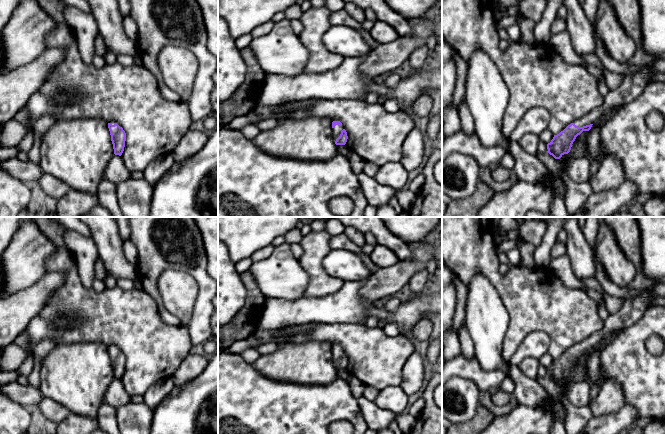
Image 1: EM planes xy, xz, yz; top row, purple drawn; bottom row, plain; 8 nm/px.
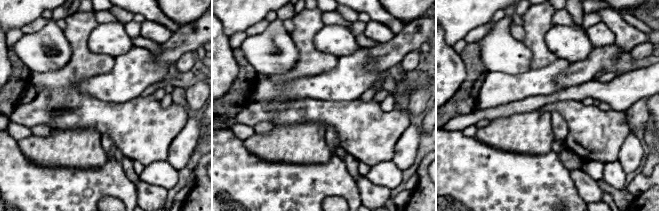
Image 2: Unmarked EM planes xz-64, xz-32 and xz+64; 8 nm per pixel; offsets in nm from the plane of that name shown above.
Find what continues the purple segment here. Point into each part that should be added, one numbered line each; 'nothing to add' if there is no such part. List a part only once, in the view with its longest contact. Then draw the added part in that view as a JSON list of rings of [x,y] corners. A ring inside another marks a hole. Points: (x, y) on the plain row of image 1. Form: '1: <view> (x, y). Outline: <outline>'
1: yz (632, 309). Outline: [[[665,284],[657,285],[634,299],[624,299],[622,307],[604,320],[604,326],[600,331],[575,345],[574,348],[578,351],[594,348],[609,334],[632,326],[649,307],[648,298],[654,295],[665,296]]]

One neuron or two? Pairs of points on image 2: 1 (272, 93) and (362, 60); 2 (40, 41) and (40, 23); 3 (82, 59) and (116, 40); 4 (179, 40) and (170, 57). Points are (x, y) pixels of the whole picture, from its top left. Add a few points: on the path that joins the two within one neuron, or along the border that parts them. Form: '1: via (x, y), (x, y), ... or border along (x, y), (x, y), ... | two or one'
1: via (294, 88), (337, 85), (340, 82) | one
2: border along (49, 20), (39, 30), (24, 34) | two
3: border along (92, 29), (88, 48), (114, 57) | two
4: via (178, 44), (170, 53) | one

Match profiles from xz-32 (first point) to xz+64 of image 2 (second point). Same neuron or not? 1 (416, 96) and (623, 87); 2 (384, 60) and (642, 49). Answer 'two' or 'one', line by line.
1: two
2: two

